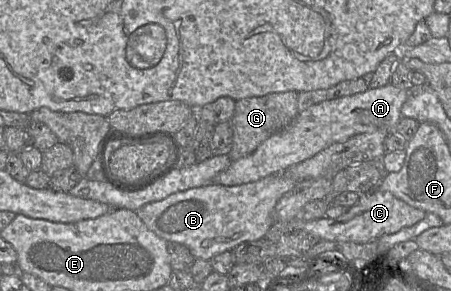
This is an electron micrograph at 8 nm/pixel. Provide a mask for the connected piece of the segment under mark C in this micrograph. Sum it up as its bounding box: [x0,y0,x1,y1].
[303,189,427,243]

